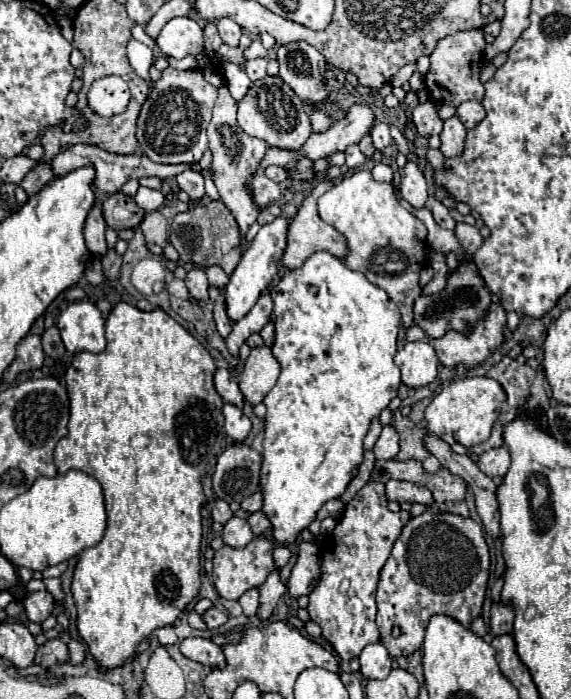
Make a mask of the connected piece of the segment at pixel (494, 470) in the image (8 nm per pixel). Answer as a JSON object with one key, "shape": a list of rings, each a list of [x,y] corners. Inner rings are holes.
{"shape":[[[506,447],[490,449],[478,457],[478,469],[488,477],[506,475],[510,469],[510,453]]]}

